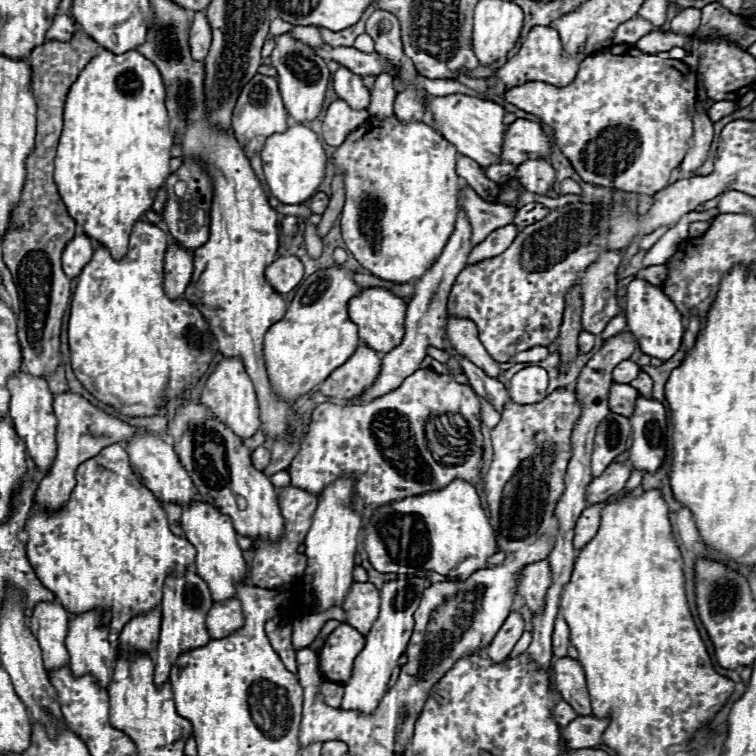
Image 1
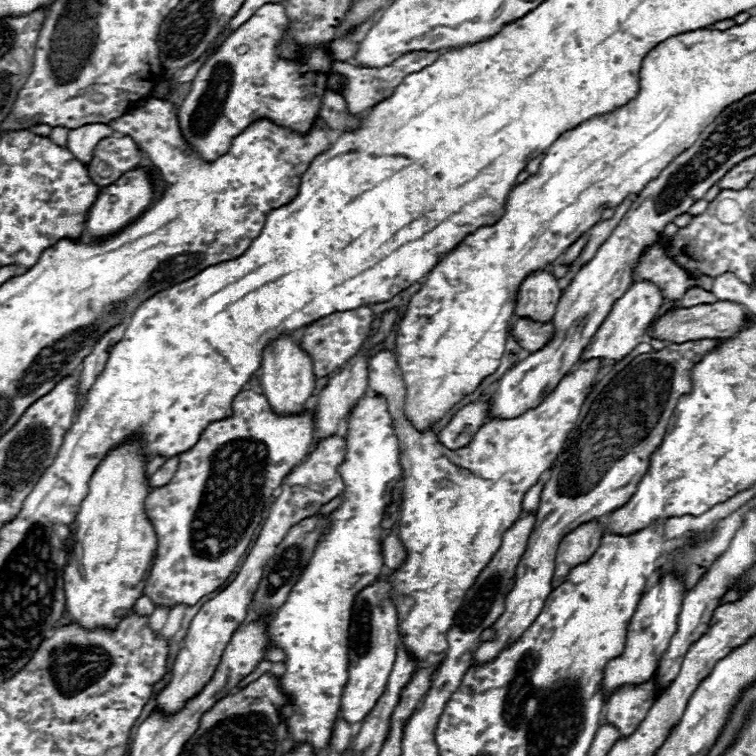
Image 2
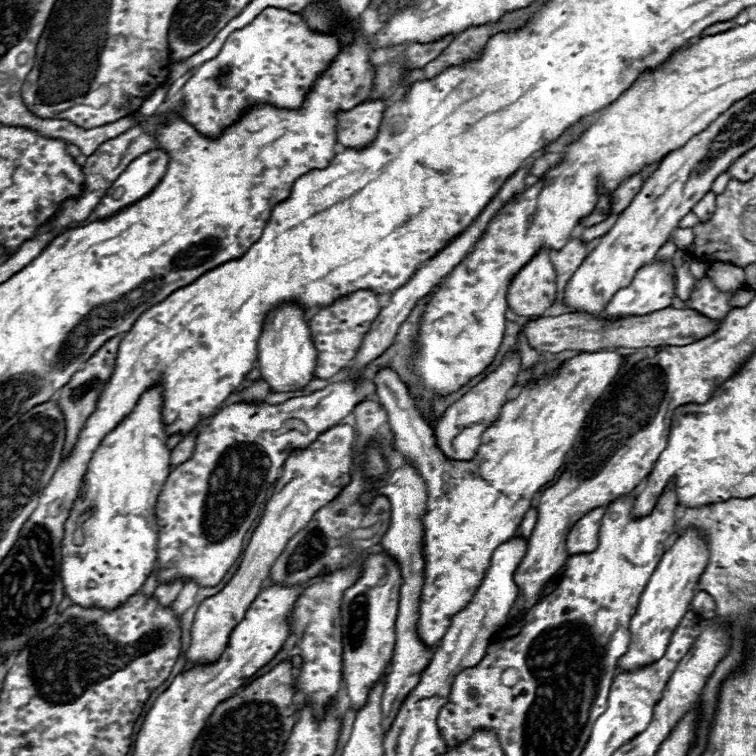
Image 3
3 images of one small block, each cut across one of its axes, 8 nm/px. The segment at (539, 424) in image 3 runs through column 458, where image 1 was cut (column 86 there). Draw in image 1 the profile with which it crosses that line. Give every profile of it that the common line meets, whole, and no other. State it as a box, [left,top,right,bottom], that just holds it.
[24,444,194,644]

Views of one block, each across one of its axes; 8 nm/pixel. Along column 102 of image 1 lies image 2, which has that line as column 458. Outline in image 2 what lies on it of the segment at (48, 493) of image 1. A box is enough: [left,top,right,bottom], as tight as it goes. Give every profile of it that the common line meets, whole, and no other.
[438,400,488,450]

